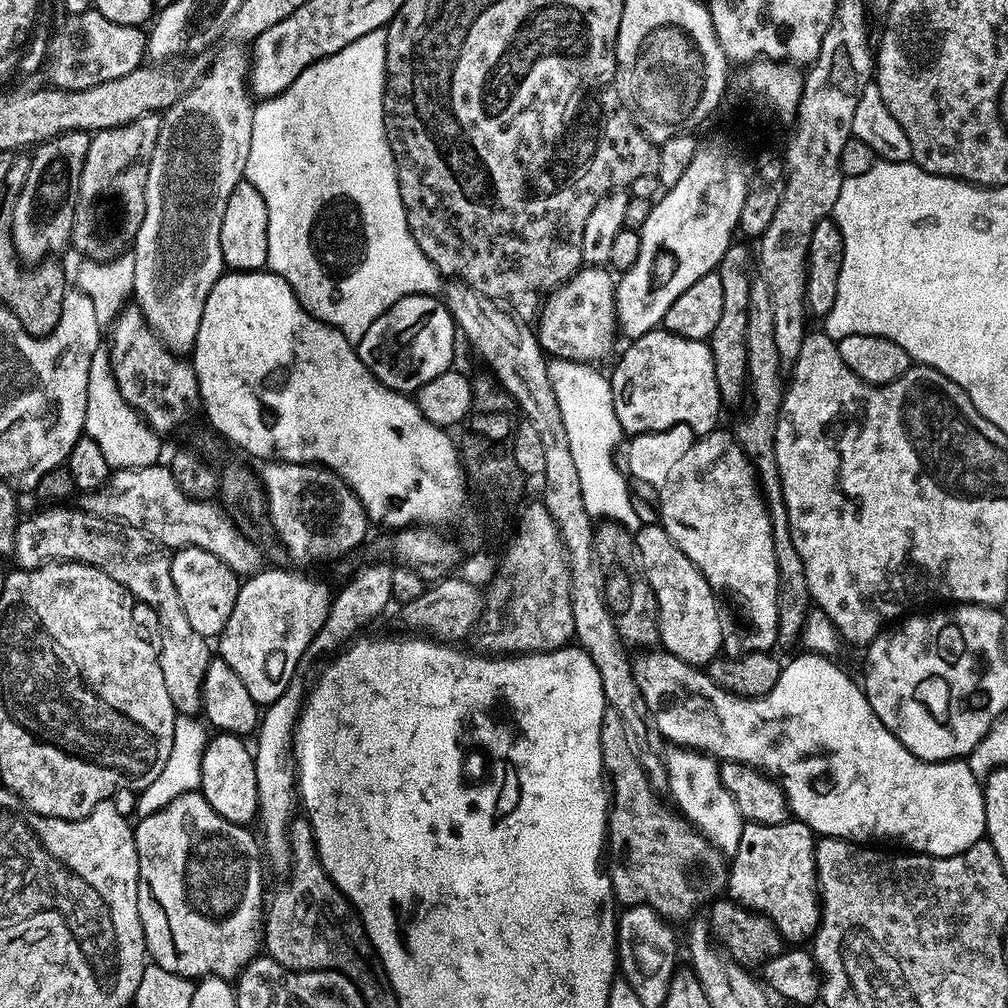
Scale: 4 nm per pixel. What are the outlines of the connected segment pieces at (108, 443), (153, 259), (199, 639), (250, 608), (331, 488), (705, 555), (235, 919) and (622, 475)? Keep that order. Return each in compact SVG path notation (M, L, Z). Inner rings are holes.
M101 346L91 356L90 373L87 378L86 416L85 435L90 436L101 447L109 469L120 471L128 468L141 468L161 461L161 437L122 398L117 380L114 378L108 349L104 346Z
M240 46L228 48L212 65L208 68L208 73L189 87L181 96L178 103L163 113L160 121L160 133L158 142L154 146L154 154L150 162L150 174L146 178L146 214L142 218L142 226L138 230L136 239L130 249L134 258L134 282L132 296L135 307L142 310L146 322L158 334L160 341L177 354L191 353L196 346L198 338L198 326L202 326L202 310L206 298L210 298L210 290L214 290L214 282L223 276L226 265L222 258L222 214L226 214L226 202L230 202L230 194L234 194L234 186L238 186L240 181L245 179L246 158L250 158L250 138L254 130L254 97L248 87L248 69L250 67L249 57Z
M48 506L43 509L45 512L36 512L19 521L12 551L15 567L29 572L43 564L77 560L79 564L89 564L110 574L110 578L121 584L139 603L141 600L146 607L152 608L160 623L158 655L166 691L173 699L177 713L196 716L201 711L200 695L210 659L210 640L198 634L186 619L186 610L182 610L182 602L178 598L178 590L174 590L174 578L170 574L171 555L145 532L131 528L129 524L68 507L72 506Z
M268 568L247 577L241 583L238 590L238 598L234 602L234 610L230 614L230 622L226 622L226 626L220 631L218 643L220 643L219 659L226 662L226 666L230 666L230 670L234 670L234 674L238 674L238 678L242 678L243 684L246 685L246 691L250 693L250 698L254 698L254 702L258 706L267 706L274 703L278 698L282 698L282 694L288 689L289 684L293 683L296 667L300 664L300 659L305 659L310 642L316 637L317 632L322 630L322 626L326 622L326 614L330 614L330 606L334 595L333 589L328 589L328 584L324 580L315 580L312 576L307 576L304 572L287 572L284 568Z
M273 460L263 465L258 475L264 485L266 512L272 524L280 531L284 548L296 560L332 560L352 552L368 536L370 521L362 502L352 493L352 488L337 472L319 464L284 464Z
M713 430L705 434L705 436L696 438L693 445L690 446L690 450L675 463L675 467L671 467L671 473L667 477L664 487L659 489L658 492L658 496L660 496L658 520L666 530L666 534L670 534L670 538L678 546L678 550L682 550L682 554L686 554L686 558L690 558L690 562L694 562L694 566L698 566L698 570L704 575L706 582L712 587L712 591L716 593L717 597L722 601L723 607L726 609L722 616L723 655L745 656L746 654L754 654L755 652L768 652L772 648L775 649L777 647L778 590L780 589L780 583L778 582L778 562L774 554L772 519L768 513L768 505L764 502L764 493L760 487L753 461L748 459L747 454L744 453L742 446L731 431L720 431Z
M197 790L187 792L170 806L158 810L149 816L139 817L135 821L134 831L136 834L136 849L138 850L138 870L140 871L140 885L138 886L138 914L142 918L144 937L148 947L148 955L158 965L170 970L179 976L189 978L203 978L206 976L220 976L223 980L231 981L240 975L240 972L250 961L255 960L258 949L262 944L264 931L264 918L266 915L266 892L264 896L264 872L260 869L262 861L262 848L254 837L248 833L249 829L242 824L235 824L226 818L222 818L212 809L210 802L206 802L204 793Z
M549 359L548 373L554 386L554 398L558 398L558 410L562 414L562 426L566 426L566 438L570 438L570 454L574 457L574 466L578 469L578 483L582 486L582 502L586 502L586 510L600 522L620 524L629 530L640 524L636 513L637 501L632 500L632 492L628 489L629 477L625 469L616 465L616 447L625 439L625 432L618 422L618 414L614 414L614 394L612 381L590 364L579 364L573 360Z

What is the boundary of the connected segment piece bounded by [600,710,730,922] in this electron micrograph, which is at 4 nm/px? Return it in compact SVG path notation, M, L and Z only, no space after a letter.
M605 711L600 745L610 785L606 844L610 849L612 889L621 905L645 904L669 922L691 921L696 914L692 912L711 905L727 889L729 861L697 828L660 801L661 793L648 781L640 757L632 753L628 740L619 714Z

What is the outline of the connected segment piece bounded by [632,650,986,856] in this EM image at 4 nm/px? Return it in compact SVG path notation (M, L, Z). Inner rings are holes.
M644 650L632 662L634 682L638 682L638 690L642 690L642 698L646 702L650 719L659 735L664 736L673 745L681 748L694 748L708 753L709 756L720 762L737 760L739 764L749 764L751 768L759 768L761 772L773 777L784 796L788 800L788 811L795 819L812 828L817 837L837 836L843 840L853 842L876 842L872 840L893 840L901 844L901 849L912 854L925 856L953 856L959 852L970 850L970 846L981 843L986 836L986 806L984 805L984 790L981 781L970 770L970 766L963 759L955 760L920 760L906 746L900 744L899 738L874 714L870 702L866 698L863 687L856 684L839 668L835 659L819 656L813 652L801 651L800 656L793 658L789 664L785 663L780 670L778 682L774 682L774 690L768 695L759 698L745 698L735 696L722 690L708 677L707 671L697 665L682 662L682 658L671 656L663 650Z

